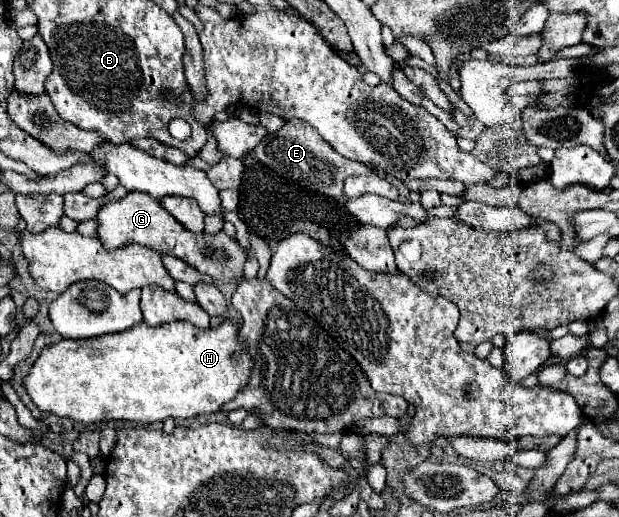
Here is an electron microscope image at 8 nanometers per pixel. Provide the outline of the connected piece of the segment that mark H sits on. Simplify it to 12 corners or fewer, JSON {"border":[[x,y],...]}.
{"border":[[224,319],[64,339],[24,385],[80,423],[218,413],[252,357]]}

